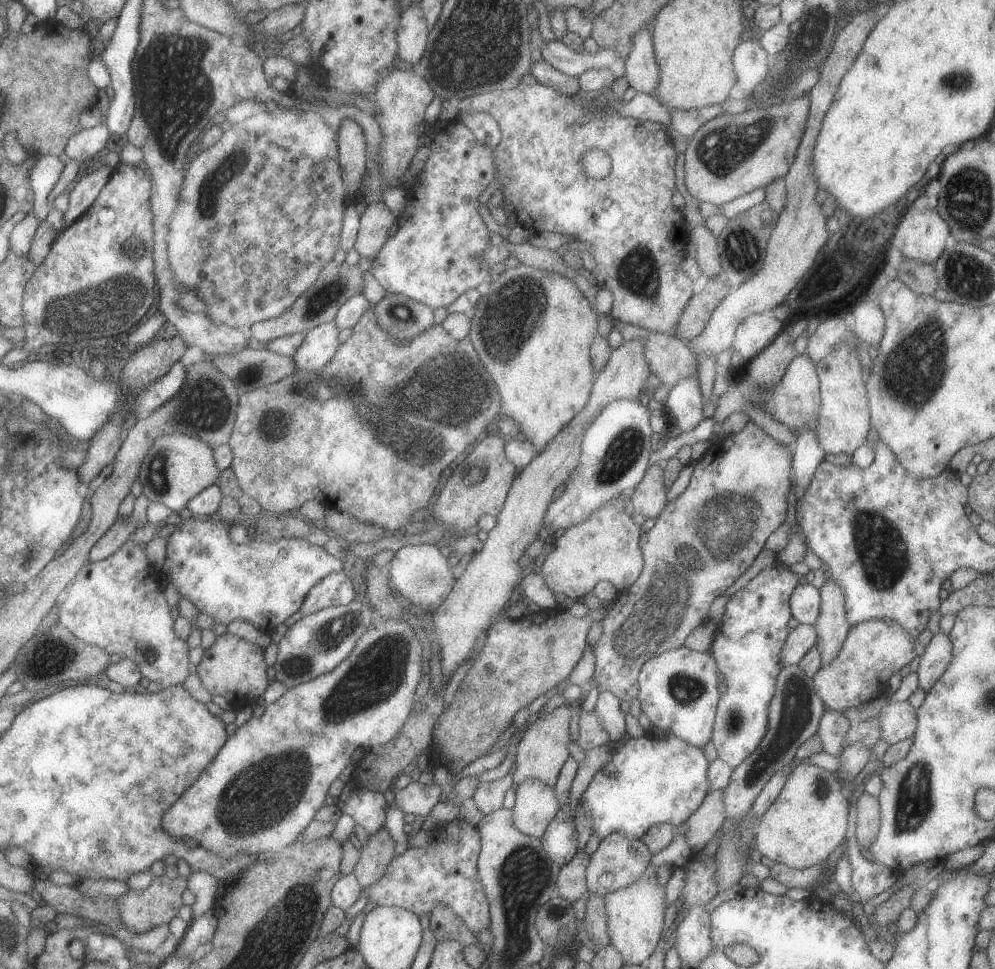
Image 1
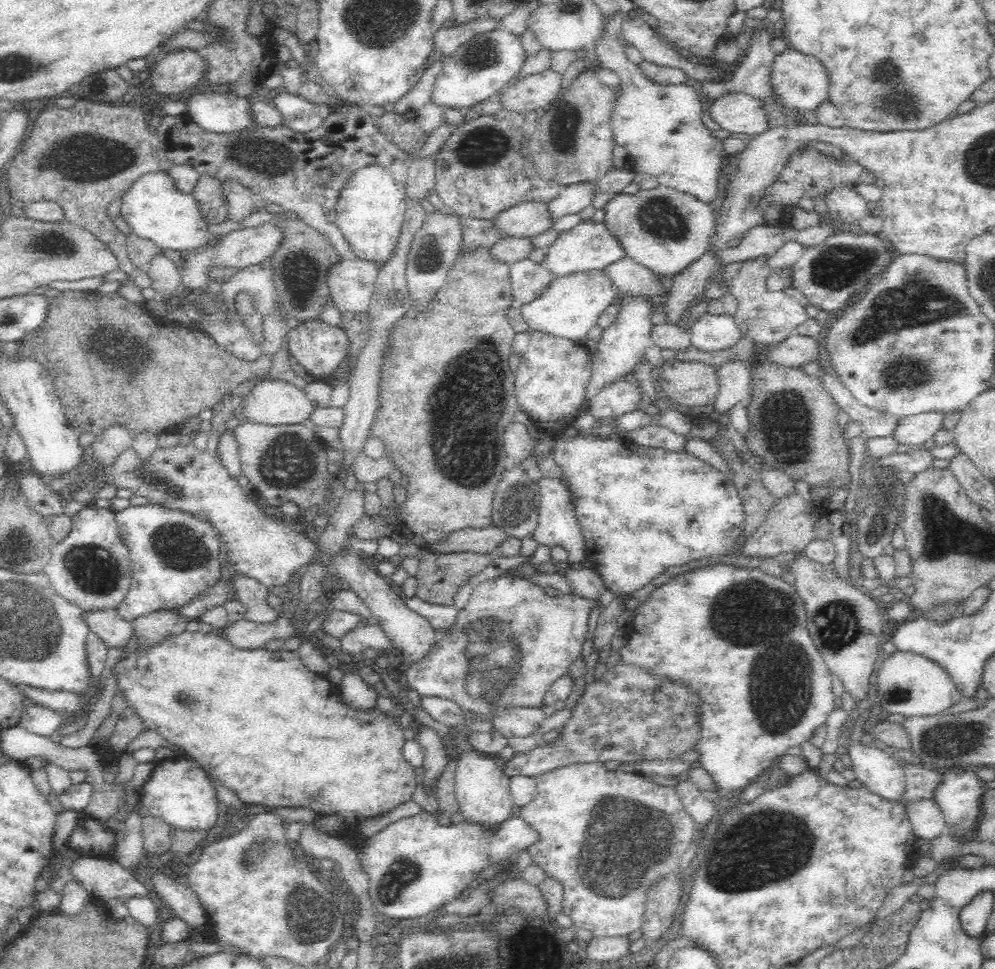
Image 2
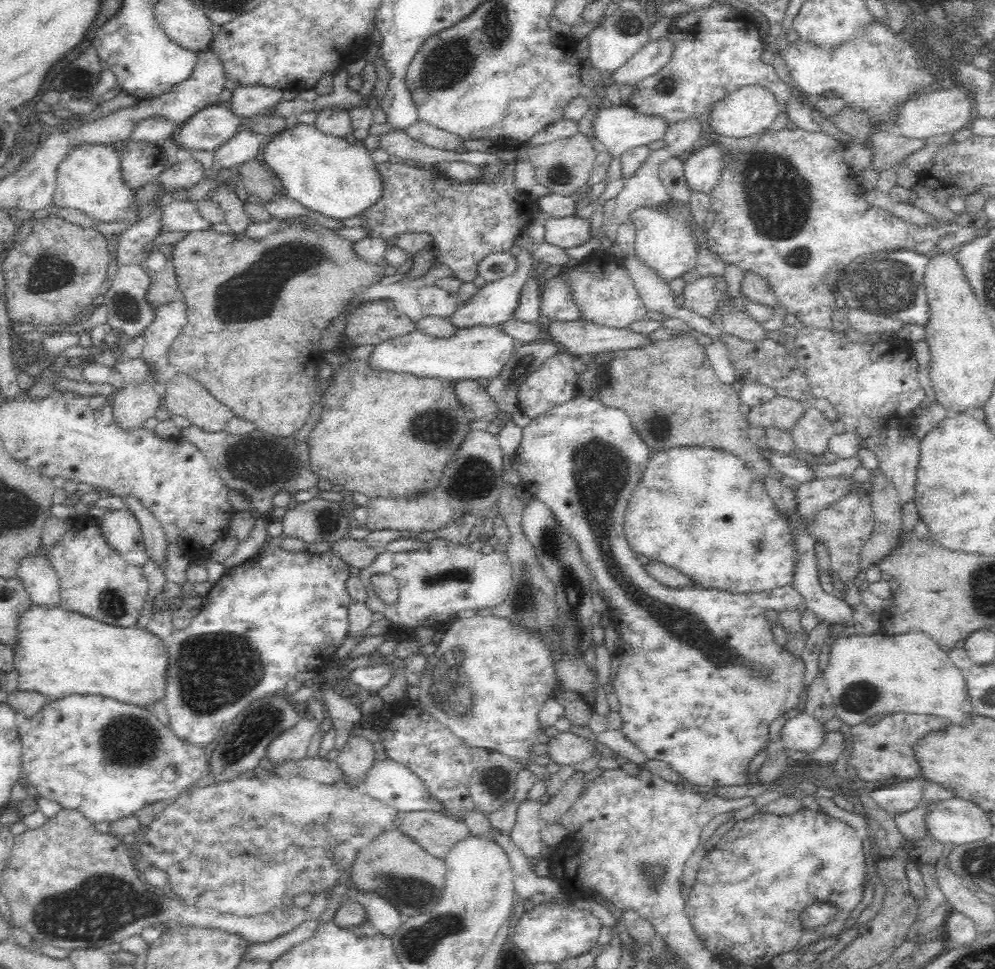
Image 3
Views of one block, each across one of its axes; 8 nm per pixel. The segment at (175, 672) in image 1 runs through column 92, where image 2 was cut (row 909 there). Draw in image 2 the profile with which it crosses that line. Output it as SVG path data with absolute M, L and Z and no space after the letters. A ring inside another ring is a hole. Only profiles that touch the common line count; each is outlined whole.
M576 764L574 766L566 766L558 770L552 770L545 774L536 775L537 793L535 799L526 806L520 809L519 817L535 824L535 827L540 831L542 838L529 847L533 860L539 862L547 875L553 874L556 878L563 880L565 891L563 894L561 911L565 916L570 916L573 924L578 928L583 928L592 931L594 937L602 936L626 936L641 930L643 925L645 912L644 896L648 886L654 882L656 876L668 874L670 870L674 870L679 866L680 858L686 850L688 844L694 839L694 823L690 815L684 810L682 801L678 796L678 792L674 787L667 787L654 783L653 779L647 778L640 774L627 774L617 770L609 772L602 764Z

